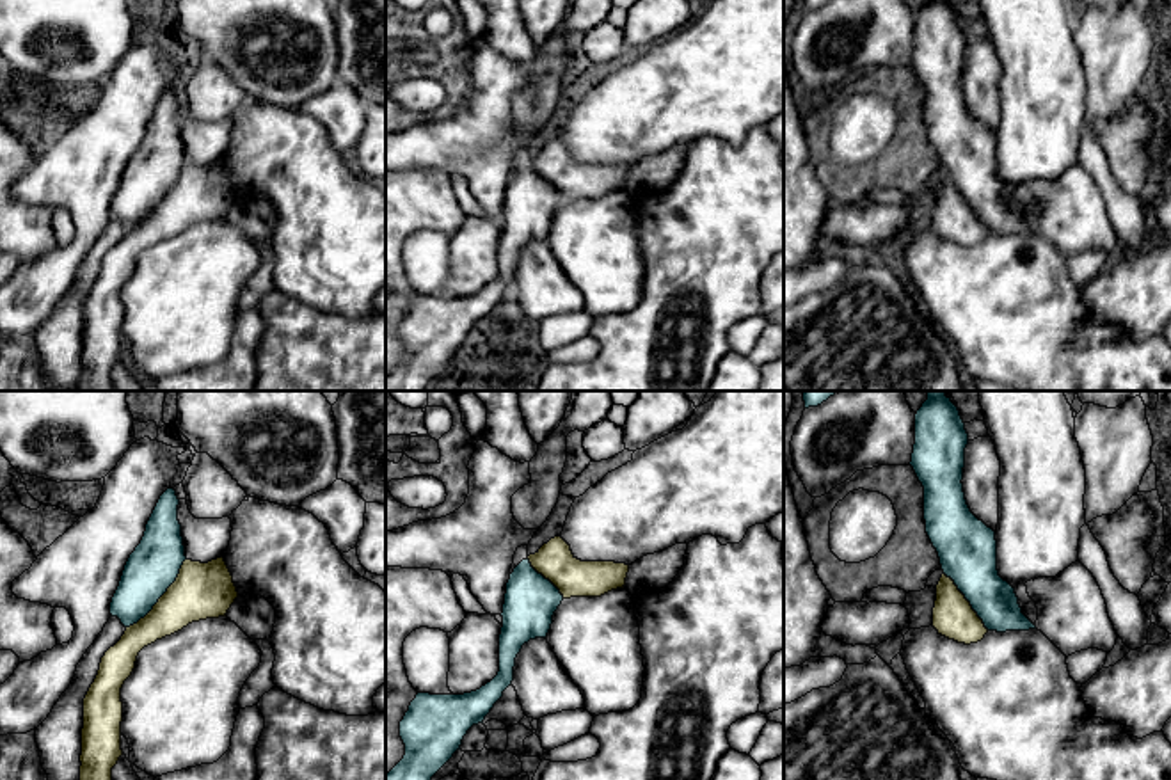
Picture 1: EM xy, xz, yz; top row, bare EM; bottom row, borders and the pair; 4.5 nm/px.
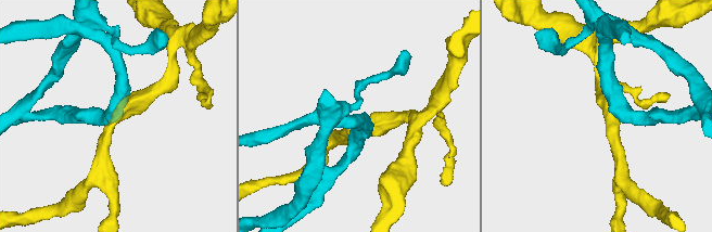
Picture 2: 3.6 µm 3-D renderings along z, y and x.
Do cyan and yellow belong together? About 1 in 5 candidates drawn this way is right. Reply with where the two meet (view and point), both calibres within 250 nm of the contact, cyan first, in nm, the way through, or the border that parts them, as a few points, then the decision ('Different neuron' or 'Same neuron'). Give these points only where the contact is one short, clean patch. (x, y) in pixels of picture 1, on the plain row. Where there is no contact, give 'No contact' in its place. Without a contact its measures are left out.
Touches cyan at xy (162, 196). Thickness 220 nm (cyan) against 260 nm. Different neuron

